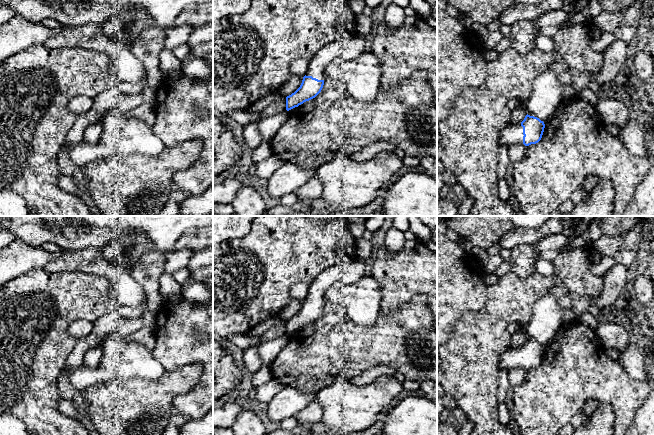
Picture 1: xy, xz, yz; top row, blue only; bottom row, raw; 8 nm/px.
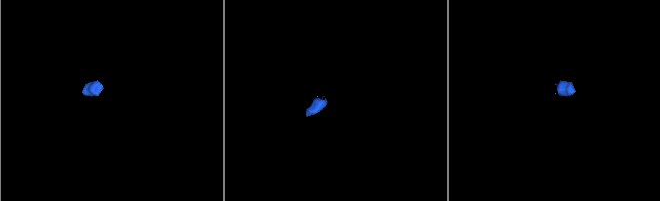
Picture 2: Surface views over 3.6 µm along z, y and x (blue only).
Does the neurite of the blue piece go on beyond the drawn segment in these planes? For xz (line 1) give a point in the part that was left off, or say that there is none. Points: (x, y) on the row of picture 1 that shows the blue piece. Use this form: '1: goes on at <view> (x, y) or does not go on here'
1: goes on at xz (351, 47)

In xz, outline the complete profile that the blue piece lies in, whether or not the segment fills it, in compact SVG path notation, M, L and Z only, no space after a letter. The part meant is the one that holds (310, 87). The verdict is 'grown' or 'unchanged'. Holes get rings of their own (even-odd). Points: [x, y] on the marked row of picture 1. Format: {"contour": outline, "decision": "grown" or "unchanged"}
{"contour": "M357 34L339 38L323 46L310 60L300 87L286 97L286 110L289 111L315 98L323 88L325 68L338 58L350 60L359 57L368 49L368 43L365 36Z", "decision": "grown"}

